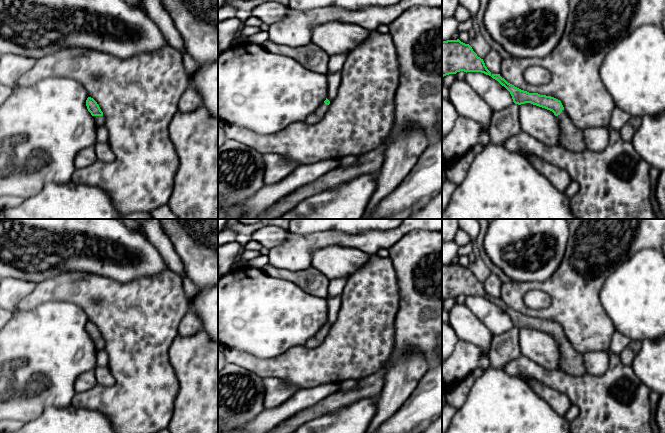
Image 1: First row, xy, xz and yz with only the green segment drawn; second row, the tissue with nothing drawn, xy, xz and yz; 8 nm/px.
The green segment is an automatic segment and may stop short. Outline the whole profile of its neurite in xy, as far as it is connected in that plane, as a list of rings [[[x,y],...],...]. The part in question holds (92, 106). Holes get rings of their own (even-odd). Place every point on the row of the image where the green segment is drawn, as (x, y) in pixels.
[[[88,97],[86,100],[86,106],[88,111],[93,116],[96,128],[103,126],[105,124],[105,118],[97,102],[93,98]]]

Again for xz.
[[[326,98],[326,100],[324,102],[322,102],[316,109],[314,112],[312,112],[311,114],[309,114],[306,119],[305,119],[305,123],[309,124],[309,125],[313,125],[318,123],[323,116],[325,115],[325,113],[327,112],[328,108],[329,108],[329,104],[330,101]]]

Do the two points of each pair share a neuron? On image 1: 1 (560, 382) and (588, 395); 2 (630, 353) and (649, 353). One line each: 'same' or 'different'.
1: same
2: different

